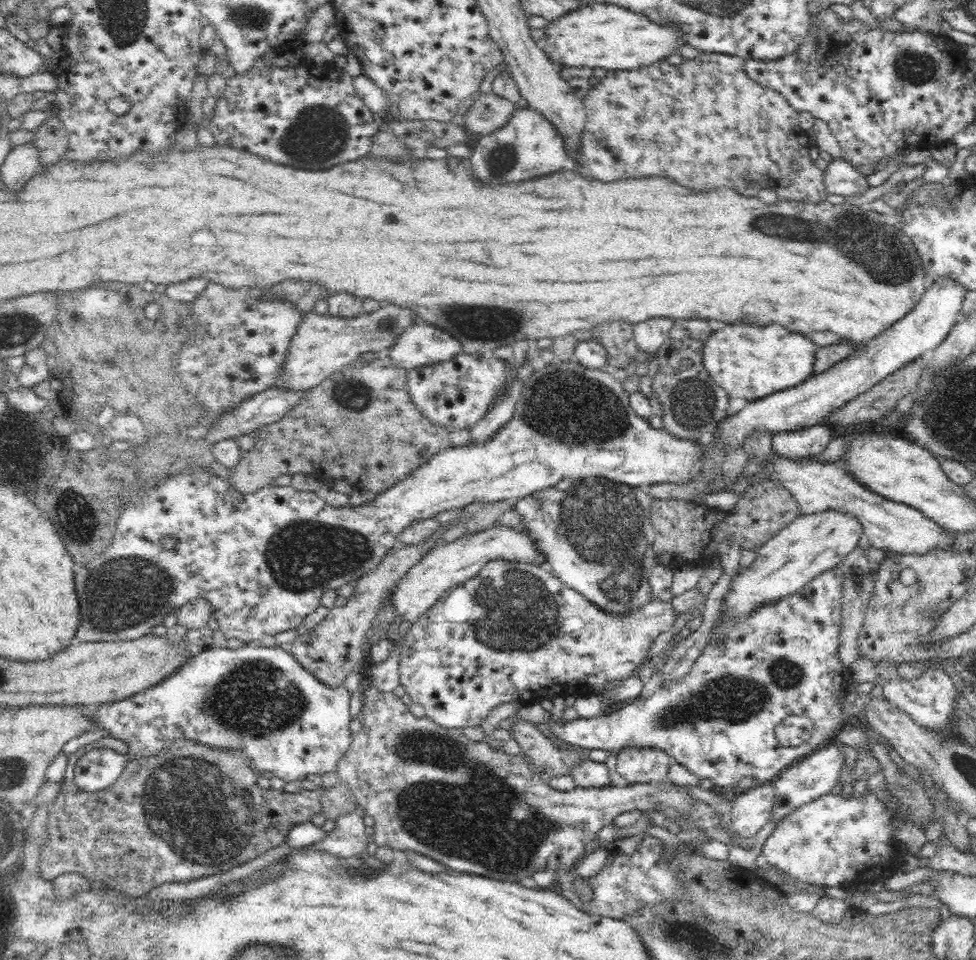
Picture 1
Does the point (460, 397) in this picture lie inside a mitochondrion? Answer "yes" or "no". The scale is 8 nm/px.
no

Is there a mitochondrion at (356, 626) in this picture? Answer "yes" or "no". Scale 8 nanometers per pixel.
no

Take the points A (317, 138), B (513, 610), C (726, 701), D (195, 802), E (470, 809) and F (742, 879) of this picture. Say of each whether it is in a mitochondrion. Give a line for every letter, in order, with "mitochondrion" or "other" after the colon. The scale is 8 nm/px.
A: mitochondrion
B: mitochondrion
C: mitochondrion
D: mitochondrion
E: mitochondrion
F: other

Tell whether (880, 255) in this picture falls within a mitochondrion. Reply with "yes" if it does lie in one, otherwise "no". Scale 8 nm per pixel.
yes

